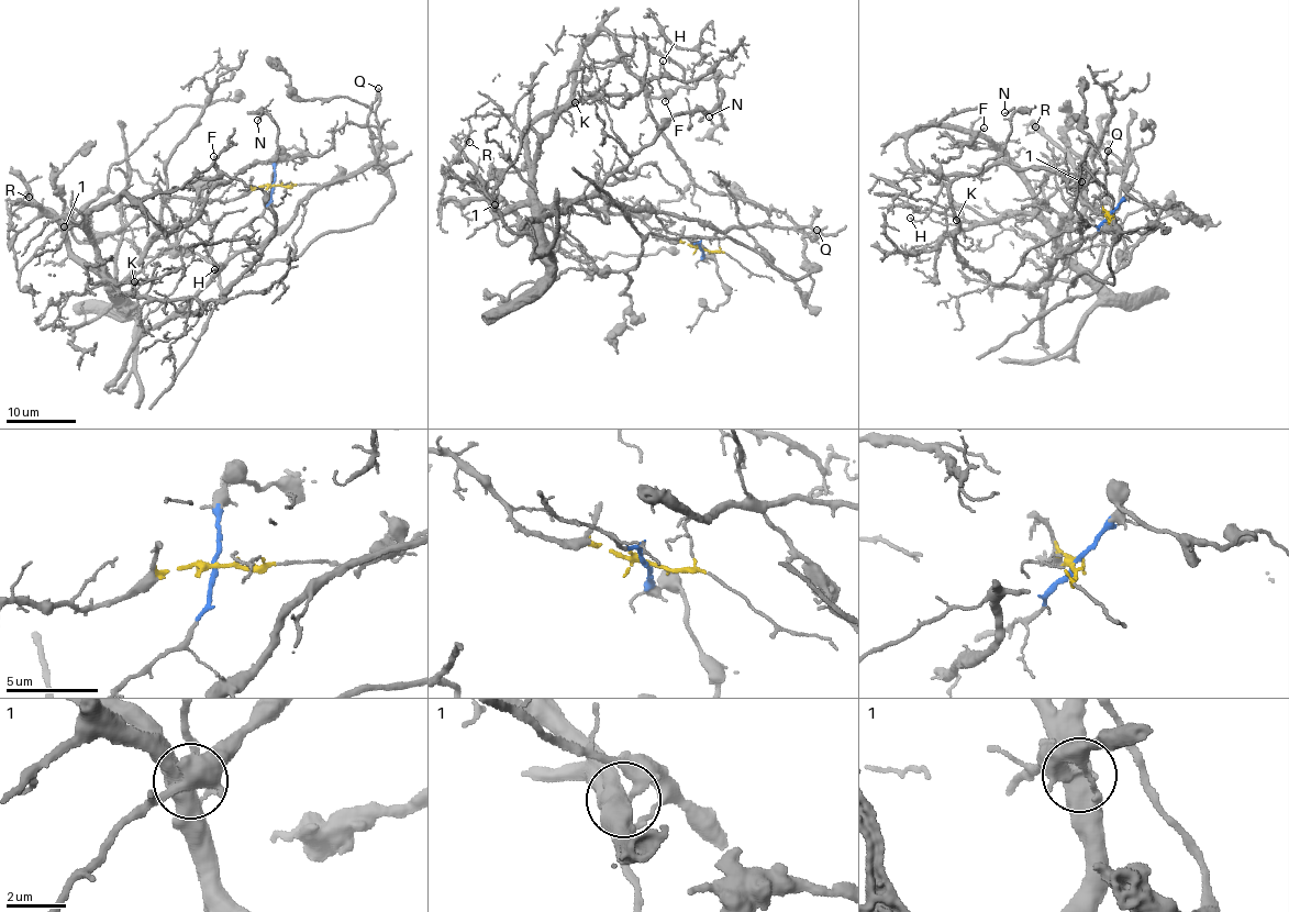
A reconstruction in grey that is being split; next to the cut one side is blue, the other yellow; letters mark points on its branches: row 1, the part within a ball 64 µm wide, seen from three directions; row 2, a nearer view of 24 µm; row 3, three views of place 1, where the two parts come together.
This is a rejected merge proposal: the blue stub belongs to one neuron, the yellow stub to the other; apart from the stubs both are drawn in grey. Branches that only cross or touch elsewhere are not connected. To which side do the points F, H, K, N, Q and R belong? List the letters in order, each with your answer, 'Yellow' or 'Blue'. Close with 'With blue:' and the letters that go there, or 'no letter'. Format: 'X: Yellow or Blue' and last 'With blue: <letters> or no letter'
F: Blue
H: Yellow
K: Yellow
N: Blue
Q: Blue
R: Yellow
With blue: F, N, Q

